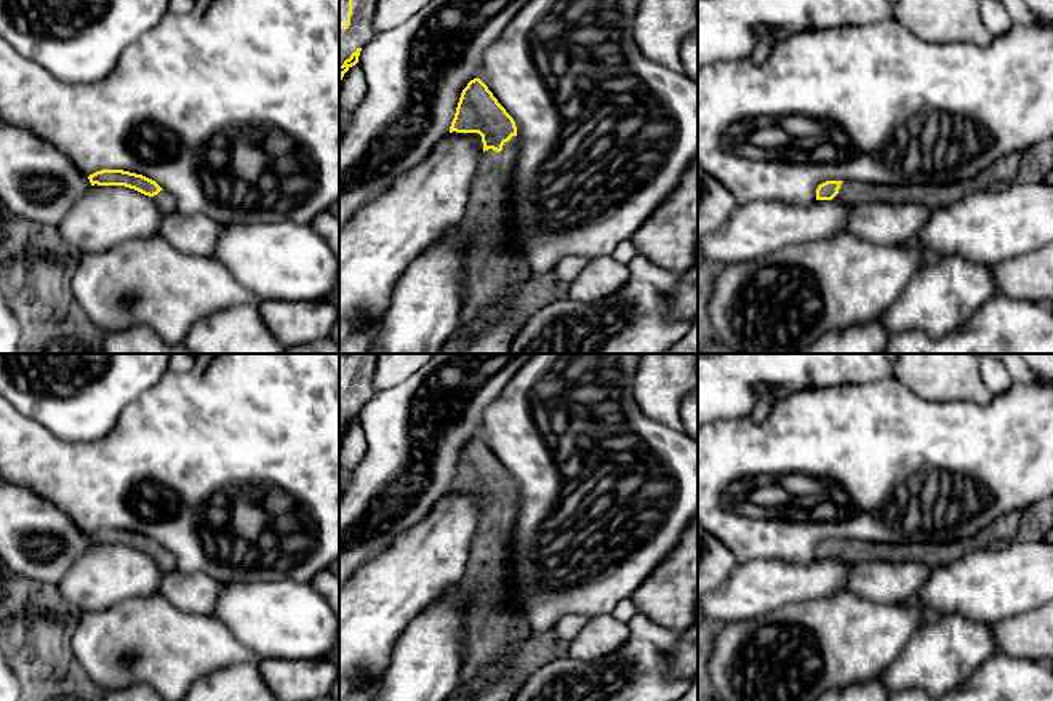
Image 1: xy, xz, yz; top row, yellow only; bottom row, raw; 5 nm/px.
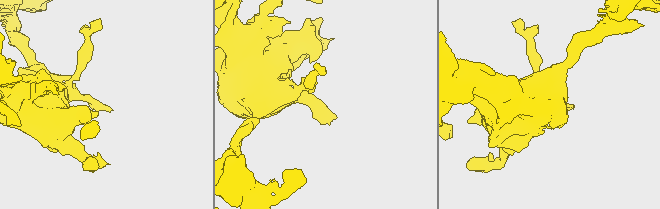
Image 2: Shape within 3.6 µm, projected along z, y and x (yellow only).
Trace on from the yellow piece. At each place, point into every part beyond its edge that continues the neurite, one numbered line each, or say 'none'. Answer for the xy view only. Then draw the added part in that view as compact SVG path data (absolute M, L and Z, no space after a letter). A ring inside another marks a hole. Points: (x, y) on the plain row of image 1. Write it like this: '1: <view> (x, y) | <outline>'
1: xy (165, 559) | M160 549L157 554L152 555L152 559L163 571L176 570L176 557L166 549Z

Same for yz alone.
1: yz (1004, 530) | M1011 511L995 519L987 528L971 538L944 544L883 544L861 539L843 539L834 559L856 565L861 562L919 562L933 568L978 551L995 549L1015 543L1021 511Z

